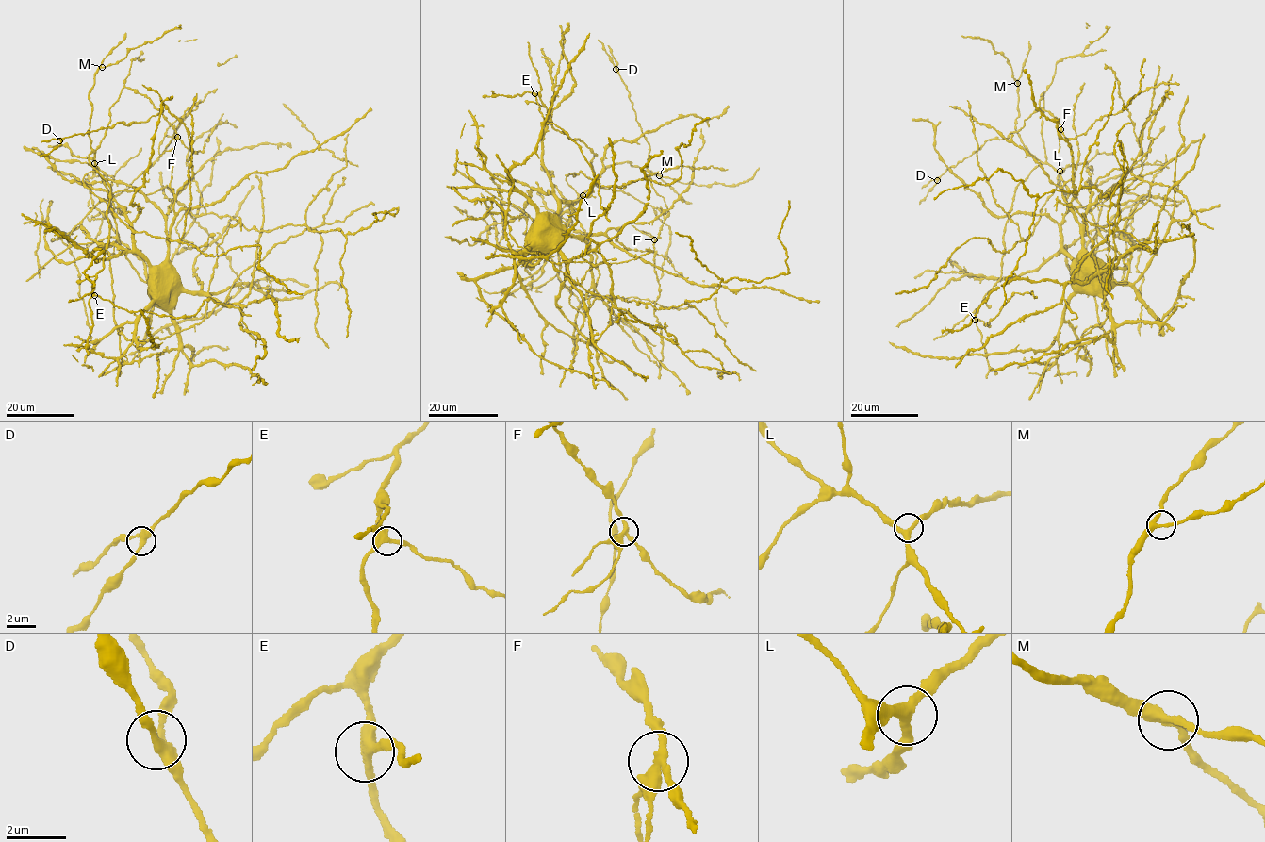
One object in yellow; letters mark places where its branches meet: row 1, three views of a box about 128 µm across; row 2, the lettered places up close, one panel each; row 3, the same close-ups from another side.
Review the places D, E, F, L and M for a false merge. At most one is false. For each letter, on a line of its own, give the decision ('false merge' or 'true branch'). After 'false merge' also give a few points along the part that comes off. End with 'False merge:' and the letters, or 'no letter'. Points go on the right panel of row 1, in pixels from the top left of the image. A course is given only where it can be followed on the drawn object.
D: true branch
E: true branch
F: false merge; course (1060, 129), (1058, 152)
L: true branch
M: true branch
False merge: F

